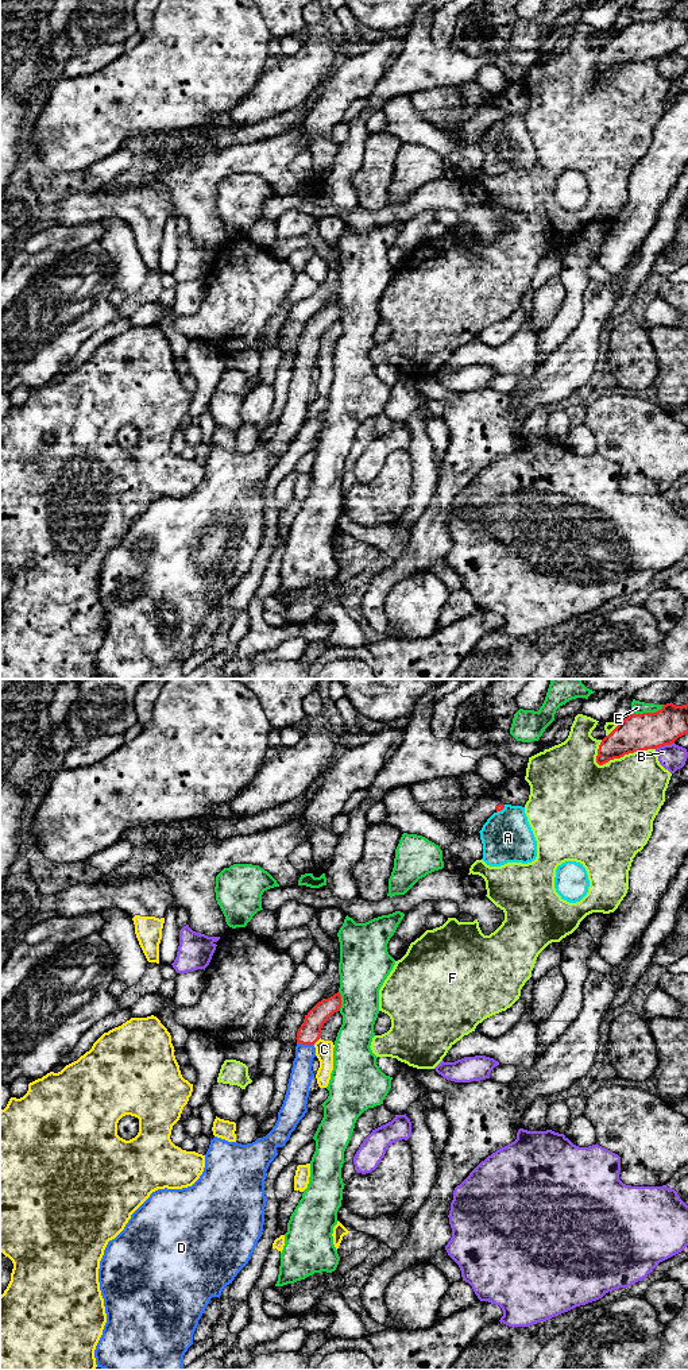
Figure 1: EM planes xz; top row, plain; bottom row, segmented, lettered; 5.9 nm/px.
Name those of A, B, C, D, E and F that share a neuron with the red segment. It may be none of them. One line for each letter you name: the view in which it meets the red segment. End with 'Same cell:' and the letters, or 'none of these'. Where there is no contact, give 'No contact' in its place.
D: Touches red in xz
Same cell: D

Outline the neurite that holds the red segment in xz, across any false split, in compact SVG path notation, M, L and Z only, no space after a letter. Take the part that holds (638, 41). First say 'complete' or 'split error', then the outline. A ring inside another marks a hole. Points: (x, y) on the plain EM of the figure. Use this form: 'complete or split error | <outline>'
complete | M670 11L664 13L662 18L656 22L630 23L602 49L596 72L603 74L610 69L621 67L629 62L670 54L685 42L688 42L688 12L676 15Z

